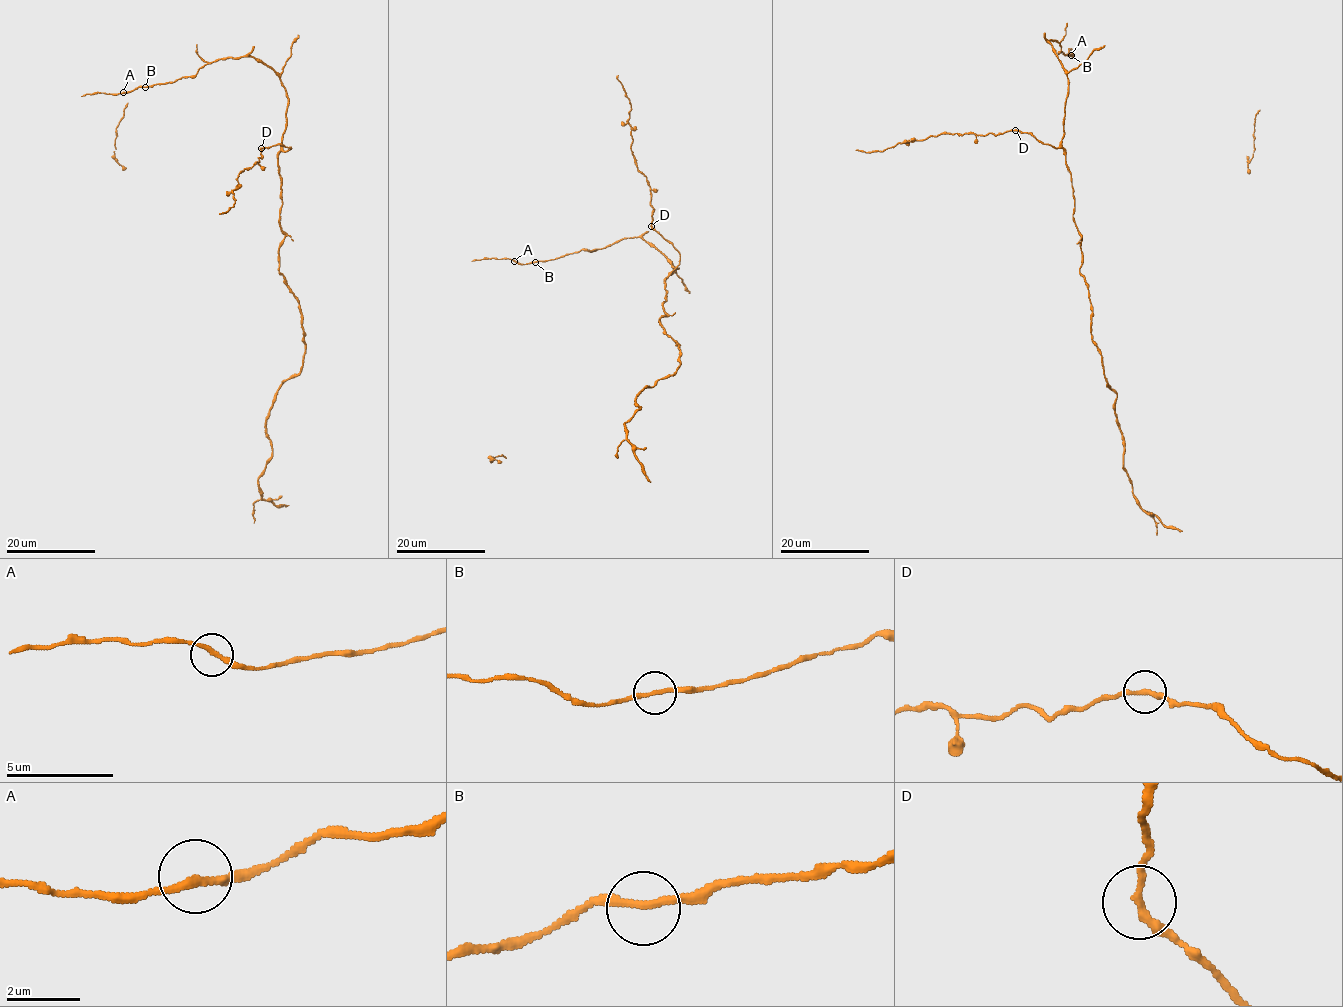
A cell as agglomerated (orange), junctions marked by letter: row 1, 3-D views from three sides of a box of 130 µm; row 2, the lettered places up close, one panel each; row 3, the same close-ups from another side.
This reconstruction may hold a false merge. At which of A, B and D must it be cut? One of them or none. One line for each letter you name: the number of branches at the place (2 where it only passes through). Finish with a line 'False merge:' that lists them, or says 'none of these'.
False merge: none of these

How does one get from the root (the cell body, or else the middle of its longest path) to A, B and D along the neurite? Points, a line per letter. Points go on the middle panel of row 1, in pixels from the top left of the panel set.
A: (672, 274), (678, 267), (639, 237), (624, 237), (602, 248), (581, 249), (549, 260), (524, 264), (514, 261)
B: (672, 274), (678, 267), (673, 267), (660, 251), (639, 237), (624, 237), (602, 248), (581, 249), (535, 262)
D: (672, 274), (670, 272), (679, 263), (679, 254), (652, 226)

